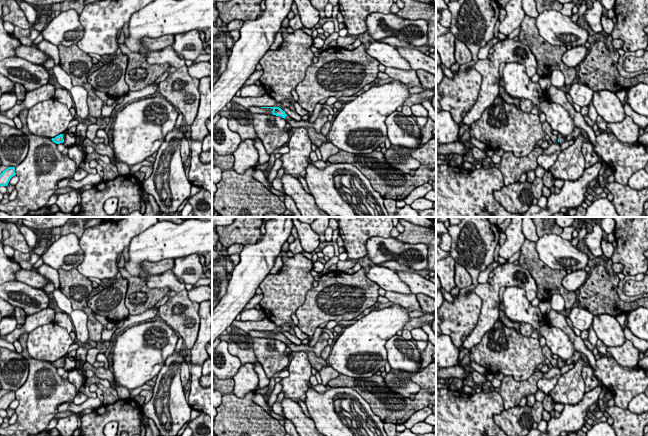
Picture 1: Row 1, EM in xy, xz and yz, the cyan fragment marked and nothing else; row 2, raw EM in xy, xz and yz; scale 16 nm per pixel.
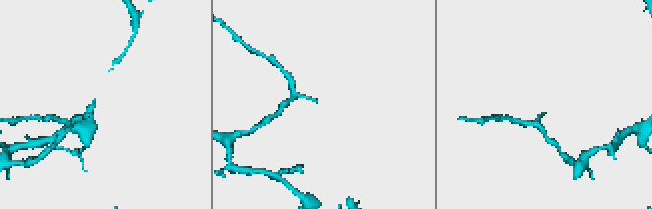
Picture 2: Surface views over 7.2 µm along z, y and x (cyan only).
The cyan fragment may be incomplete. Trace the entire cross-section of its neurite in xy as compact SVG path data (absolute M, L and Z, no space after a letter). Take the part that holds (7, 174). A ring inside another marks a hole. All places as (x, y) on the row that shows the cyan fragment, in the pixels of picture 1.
M8 167L0 174L0 186L7 186L10 179L15 176L15 167Z

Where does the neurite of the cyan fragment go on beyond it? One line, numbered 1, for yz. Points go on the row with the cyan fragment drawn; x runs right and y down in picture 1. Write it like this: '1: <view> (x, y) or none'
1: yz (562, 139)

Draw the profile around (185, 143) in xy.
M185 135L181 139L180 154L181 154L182 162L184 163L190 154L190 141L189 138Z

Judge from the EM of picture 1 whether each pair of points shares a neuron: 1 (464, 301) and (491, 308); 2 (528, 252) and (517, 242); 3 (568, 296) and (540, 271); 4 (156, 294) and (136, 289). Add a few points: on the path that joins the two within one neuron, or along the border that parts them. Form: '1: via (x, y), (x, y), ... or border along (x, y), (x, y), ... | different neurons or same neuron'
1: border along (478, 283), (473, 291), (481, 311), (473, 328) | different neurons
2: border along (525, 238), (519, 250) | different neurons
3: via (561, 290), (547, 278) | same neuron
4: via (151, 294), (141, 294) | same neuron

